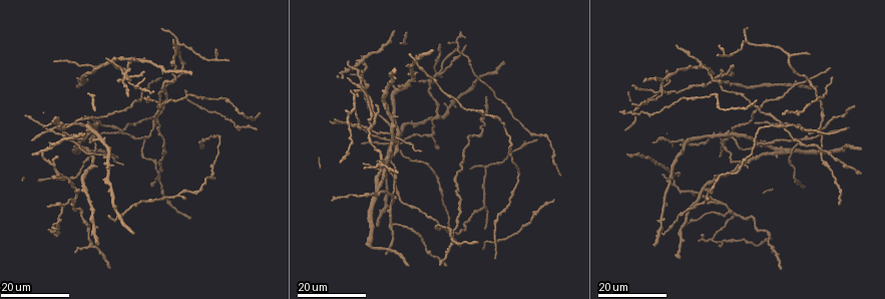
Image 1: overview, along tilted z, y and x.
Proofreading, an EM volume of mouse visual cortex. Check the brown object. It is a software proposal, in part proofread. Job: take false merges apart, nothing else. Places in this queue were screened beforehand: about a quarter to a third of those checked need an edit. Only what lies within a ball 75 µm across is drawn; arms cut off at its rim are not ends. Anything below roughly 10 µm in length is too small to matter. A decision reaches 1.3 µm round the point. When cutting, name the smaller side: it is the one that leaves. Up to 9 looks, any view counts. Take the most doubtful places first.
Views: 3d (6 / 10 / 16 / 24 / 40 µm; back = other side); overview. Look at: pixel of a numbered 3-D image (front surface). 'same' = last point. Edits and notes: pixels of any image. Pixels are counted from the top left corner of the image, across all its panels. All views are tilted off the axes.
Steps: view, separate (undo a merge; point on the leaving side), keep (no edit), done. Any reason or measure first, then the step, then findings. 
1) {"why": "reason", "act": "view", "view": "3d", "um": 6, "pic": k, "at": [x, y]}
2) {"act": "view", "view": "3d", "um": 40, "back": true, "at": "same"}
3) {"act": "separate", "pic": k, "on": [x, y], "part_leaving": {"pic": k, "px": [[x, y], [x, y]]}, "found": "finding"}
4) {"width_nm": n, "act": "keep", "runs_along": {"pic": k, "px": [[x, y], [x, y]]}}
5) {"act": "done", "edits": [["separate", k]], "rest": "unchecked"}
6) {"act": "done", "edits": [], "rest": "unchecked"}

{"why": "three-way junction", "act": "view", "view": "3d", "um": 16, "pic": 1, "at": [146, 135]}

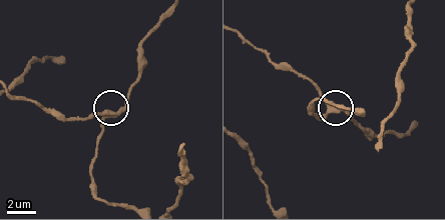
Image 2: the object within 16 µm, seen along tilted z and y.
{"act": "view", "view": "3d", "um": 10, "pic": 2, "at": [103, 112]}

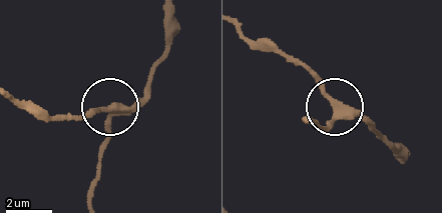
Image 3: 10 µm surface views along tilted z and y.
{"width_nm": 270, "act": "keep", "runs_along": {"pic": 3, "px": [[307, 121], [328, 126], [338, 104], [372, 127]]}, "found": "one neuron here"}

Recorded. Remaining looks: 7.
{"act": "view", "view": "3d", "um": 16, "pic": 1, "at": [107, 65]}

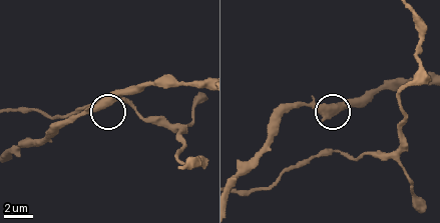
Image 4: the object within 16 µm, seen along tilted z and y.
{"why": "closer look", "act": "view", "view": "3d", "um": 10, "pic": 4, "at": [324, 116]}

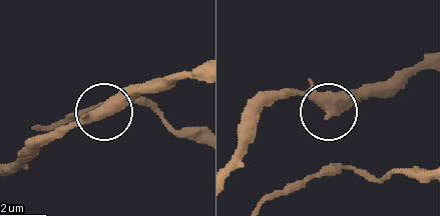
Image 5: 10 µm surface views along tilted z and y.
{"act": "keep", "runs_along": {"pic": 5, "px": [[420, 62], [332, 107], [286, 93]]}, "found": "all the same neuron"}

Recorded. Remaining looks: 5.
{"why": "two arms in line, one across", "act": "view", "view": "3d", "um": 24, "pic": 1, "at": [825, 149]}

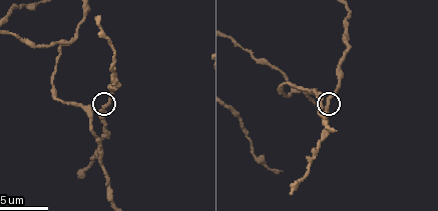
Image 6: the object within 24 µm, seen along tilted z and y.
{"act": "view", "view": "3d", "um": 10, "pic": 6, "at": [329, 99]}

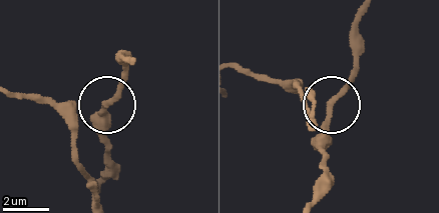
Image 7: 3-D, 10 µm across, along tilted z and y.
{"side_arm_um": 14, "act": "keep", "runs_along": {"pic": 7, "px": [[66, 102], [106, 104], [105, 135]]}, "found": "one neuron here"}

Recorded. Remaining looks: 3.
{"act": "view", "view": "3d", "um": 24, "pic": 1, "at": [368, 129]}

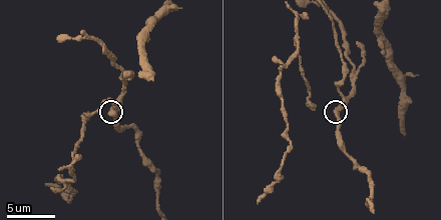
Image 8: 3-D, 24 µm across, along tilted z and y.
{"act": "view", "view": "3d", "um": 6, "pic": 8, "at": [337, 110]}

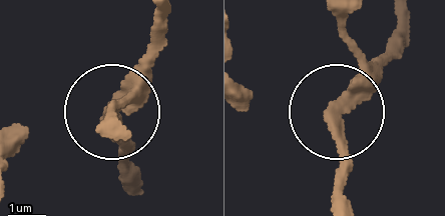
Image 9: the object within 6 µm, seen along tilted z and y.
{"width_nm": 300, "act": "keep", "found": "all the same neuron"}

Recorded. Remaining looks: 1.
{"act": "done", "edits": [], "rest": "unchecked"}

